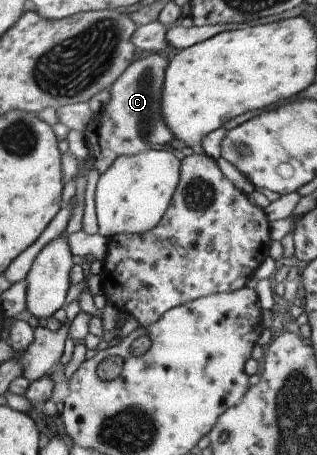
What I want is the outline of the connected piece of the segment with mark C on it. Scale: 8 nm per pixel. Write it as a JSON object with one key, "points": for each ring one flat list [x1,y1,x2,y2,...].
{"points":[[159,54,137,57,109,88,107,105,92,116,83,131,87,151,89,149,88,165,95,168,97,173,103,173,119,156,151,150,155,145,165,145,173,139,161,119,161,87,167,64,168,59]]}

